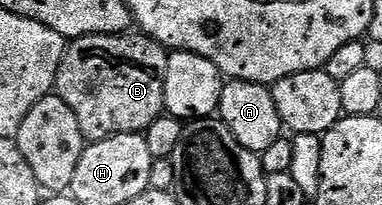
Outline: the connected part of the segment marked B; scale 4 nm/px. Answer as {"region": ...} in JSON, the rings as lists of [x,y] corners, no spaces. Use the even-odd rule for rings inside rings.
{"region":[[[137,32],[75,38],[66,45],[65,55],[59,64],[55,94],[65,101],[71,112],[75,112],[75,120],[79,120],[79,128],[89,142],[98,142],[116,134],[140,134],[156,118],[162,117],[165,109],[163,84],[168,59],[169,54],[164,46]]]}

